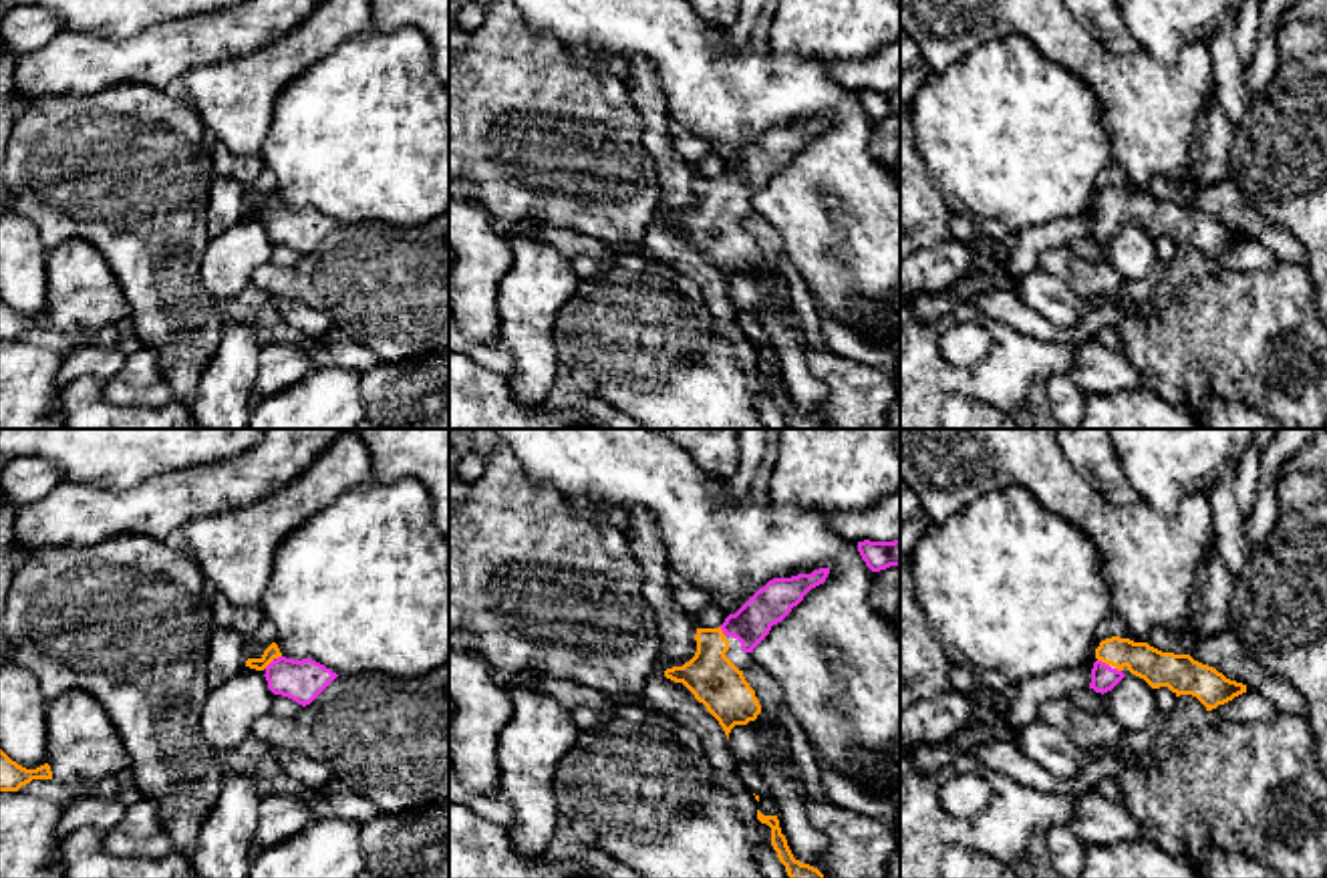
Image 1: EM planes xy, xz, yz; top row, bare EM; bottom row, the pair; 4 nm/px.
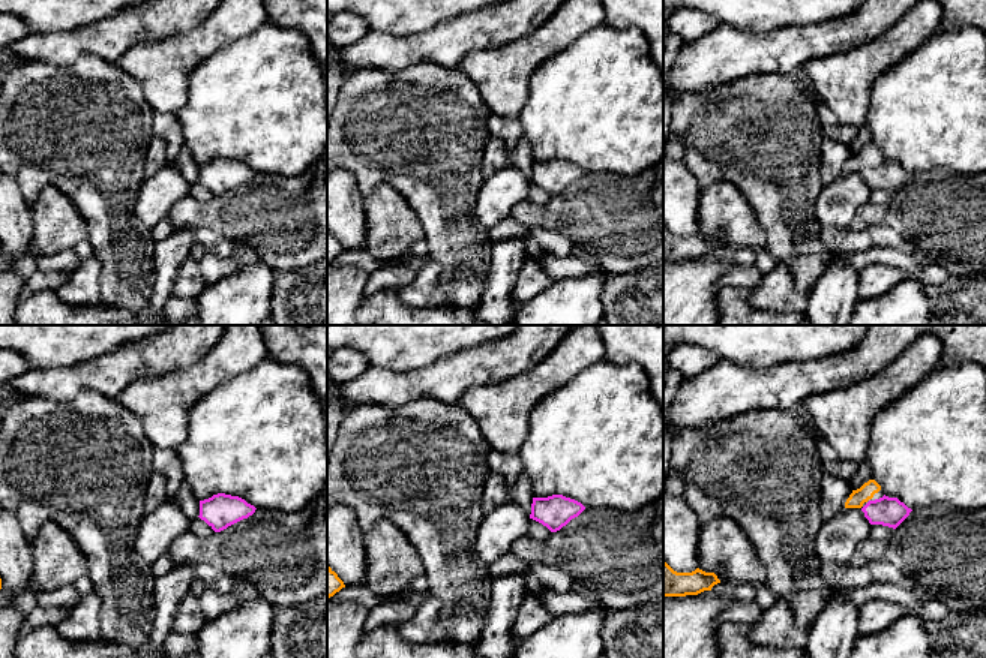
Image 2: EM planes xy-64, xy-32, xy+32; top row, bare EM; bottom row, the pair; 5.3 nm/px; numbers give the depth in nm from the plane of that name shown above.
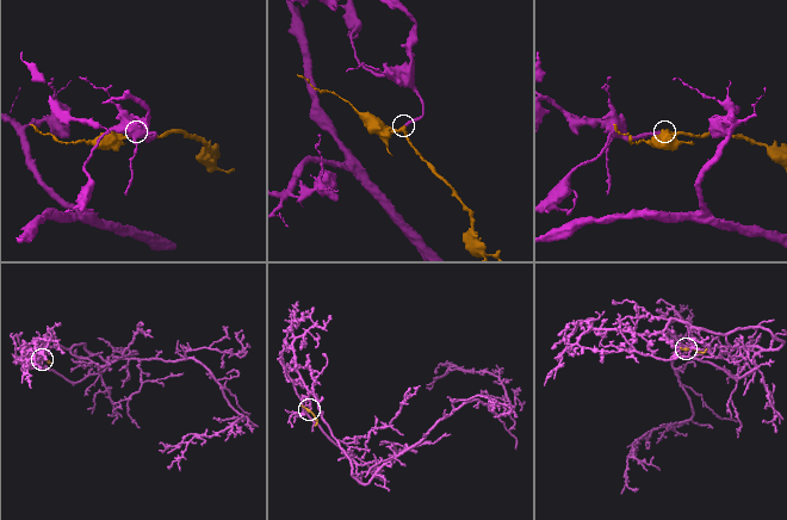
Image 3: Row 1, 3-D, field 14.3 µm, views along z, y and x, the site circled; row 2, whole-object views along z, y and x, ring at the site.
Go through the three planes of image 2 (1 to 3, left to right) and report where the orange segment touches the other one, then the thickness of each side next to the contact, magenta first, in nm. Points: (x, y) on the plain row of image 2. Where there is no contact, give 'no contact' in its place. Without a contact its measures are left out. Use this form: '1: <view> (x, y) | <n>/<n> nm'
1: no contact
2: no contact
3: no contact

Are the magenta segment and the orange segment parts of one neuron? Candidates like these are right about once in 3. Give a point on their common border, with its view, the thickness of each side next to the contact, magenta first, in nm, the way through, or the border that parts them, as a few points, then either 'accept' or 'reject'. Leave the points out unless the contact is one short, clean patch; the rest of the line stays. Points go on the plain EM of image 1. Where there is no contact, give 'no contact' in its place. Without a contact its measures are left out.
meets magenta in yz at (1100, 210); 100 nm thick on the magenta side, 140 nm on the other; runs through yz (1104, 226), (1100, 210), (1138, 206), (1158, 218); accept

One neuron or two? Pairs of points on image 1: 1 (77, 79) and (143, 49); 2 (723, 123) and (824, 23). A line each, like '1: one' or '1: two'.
1: one
2: two

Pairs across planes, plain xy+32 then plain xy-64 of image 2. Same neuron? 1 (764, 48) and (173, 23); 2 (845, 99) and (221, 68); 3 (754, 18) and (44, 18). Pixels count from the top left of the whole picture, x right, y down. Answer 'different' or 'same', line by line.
1: same
2: different
3: same

